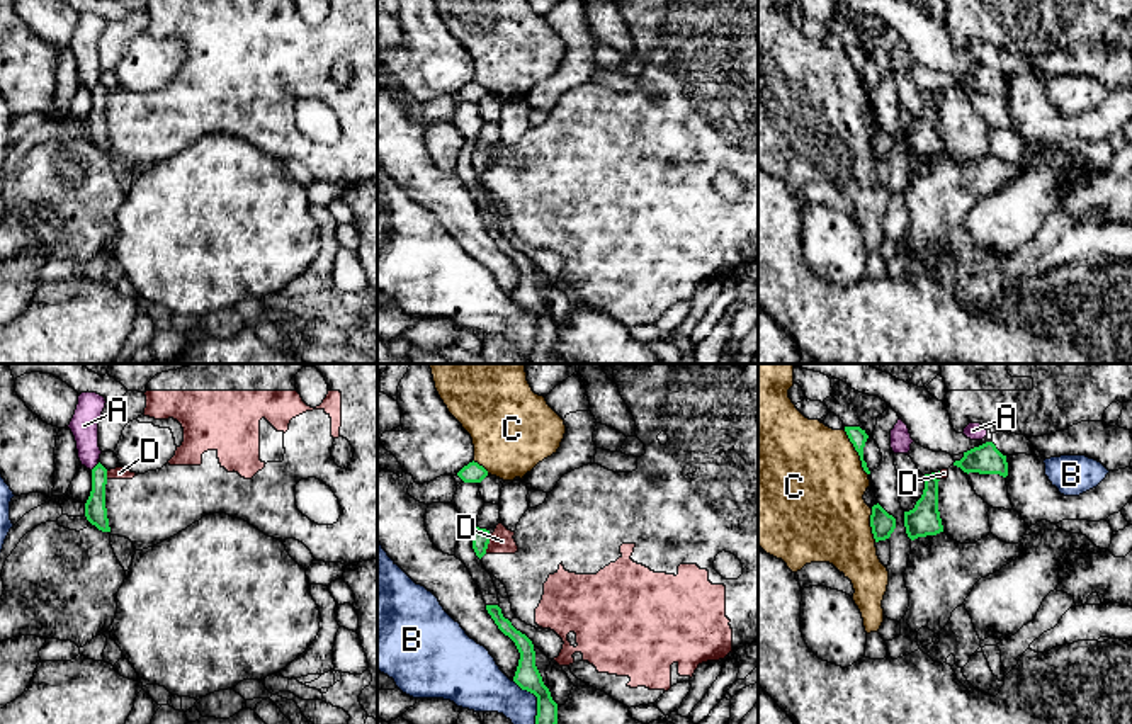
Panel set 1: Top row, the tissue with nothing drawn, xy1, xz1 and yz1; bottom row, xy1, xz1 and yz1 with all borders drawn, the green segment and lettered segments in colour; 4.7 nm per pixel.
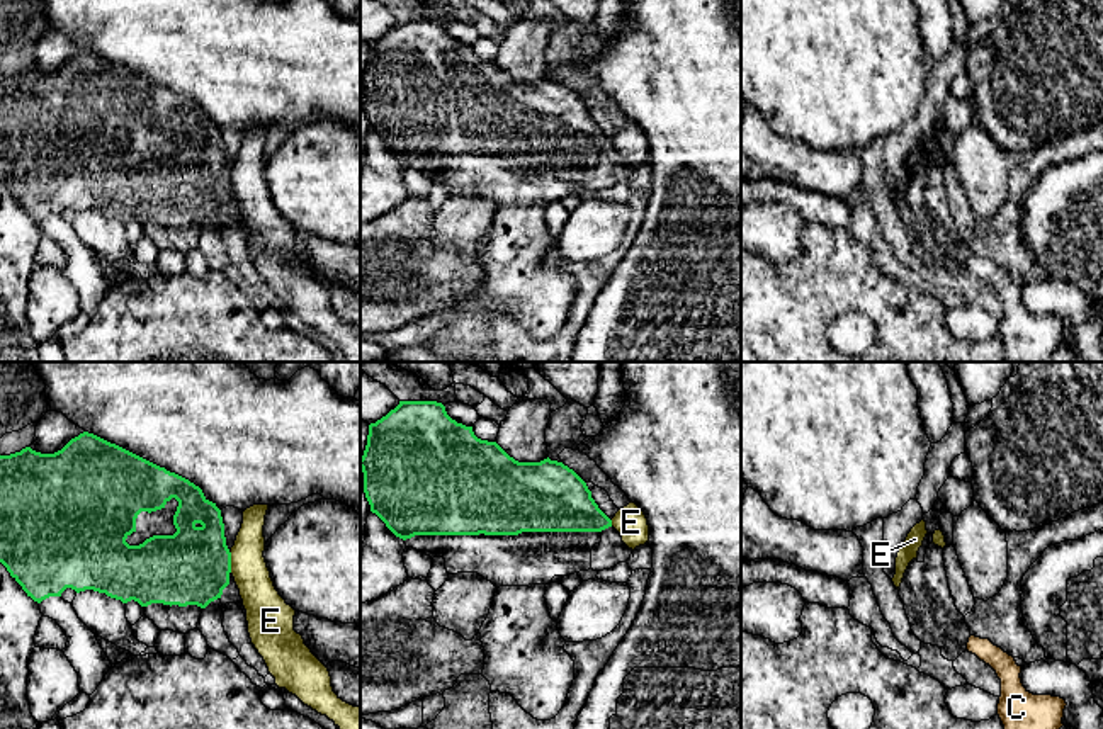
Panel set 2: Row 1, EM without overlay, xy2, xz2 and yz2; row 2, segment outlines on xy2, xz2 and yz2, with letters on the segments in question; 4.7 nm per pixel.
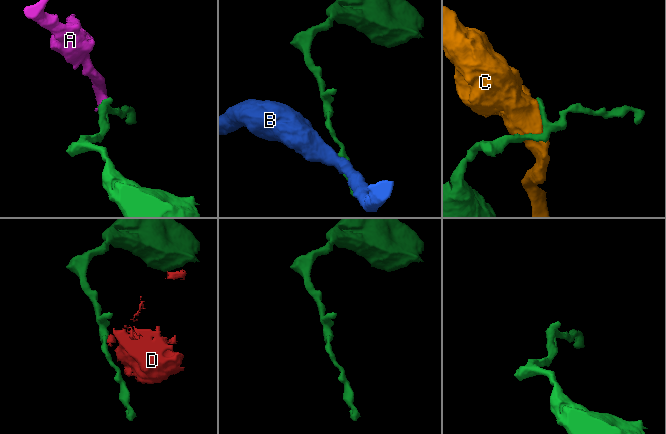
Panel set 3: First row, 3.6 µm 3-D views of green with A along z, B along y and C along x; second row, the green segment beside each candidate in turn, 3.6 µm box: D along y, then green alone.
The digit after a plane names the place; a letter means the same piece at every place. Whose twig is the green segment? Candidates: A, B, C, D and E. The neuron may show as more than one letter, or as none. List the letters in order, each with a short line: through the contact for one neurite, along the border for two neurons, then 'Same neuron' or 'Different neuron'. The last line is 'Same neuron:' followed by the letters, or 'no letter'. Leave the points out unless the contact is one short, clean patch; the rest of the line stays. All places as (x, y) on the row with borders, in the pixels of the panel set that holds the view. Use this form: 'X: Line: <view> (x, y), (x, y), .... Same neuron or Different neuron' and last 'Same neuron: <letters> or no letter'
A: Line: xy1 (99, 463), (90, 469). Different neuron
B: Line: xz1 (514, 680), (536, 697), (536, 723). Different neuron
C: Different neuron
D: Line: xz1 (490, 536), (485, 553). Different neuron
E: Line: xy2 (228, 551), (231, 571). Different neuron
Same neuron: no letter

